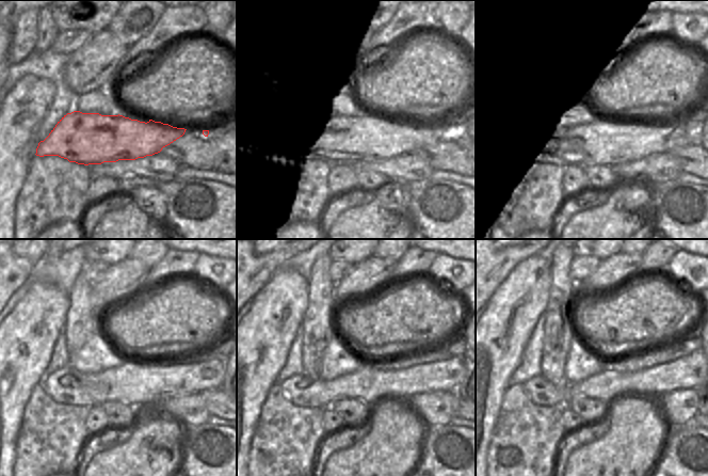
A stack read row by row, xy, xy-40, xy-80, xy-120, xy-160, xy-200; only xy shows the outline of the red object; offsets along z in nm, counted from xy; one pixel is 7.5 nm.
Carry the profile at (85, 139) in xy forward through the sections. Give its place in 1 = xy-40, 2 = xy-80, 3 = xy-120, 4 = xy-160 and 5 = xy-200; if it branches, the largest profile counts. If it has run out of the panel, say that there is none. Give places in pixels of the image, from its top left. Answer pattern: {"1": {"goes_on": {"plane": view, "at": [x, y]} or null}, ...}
{"1": {"goes_on": {"plane": "xy-40", "at": [367, 137]}}, "2": {"goes_on": {"plane": "xy-80", "at": [608, 140]}}, "3": {"goes_on": {"plane": "xy-120", "at": [134, 381]}}, "4": {"goes_on": {"plane": "xy-160", "at": [371, 384]}}, "5": {"goes_on": {"plane": "xy-200", "at": [689, 371]}}}

